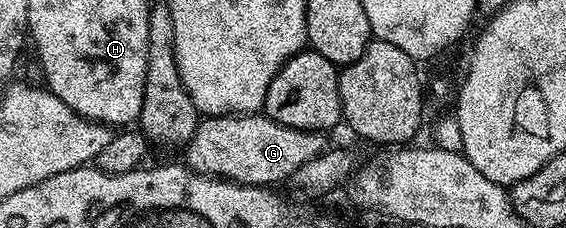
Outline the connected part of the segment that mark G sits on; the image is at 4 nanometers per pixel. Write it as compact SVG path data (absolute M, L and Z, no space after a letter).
M266 113L238 116L207 116L185 144L186 165L201 173L242 182L244 186L270 187L270 182L290 179L291 174L328 149L324 135L317 130L298 130L277 124Z

